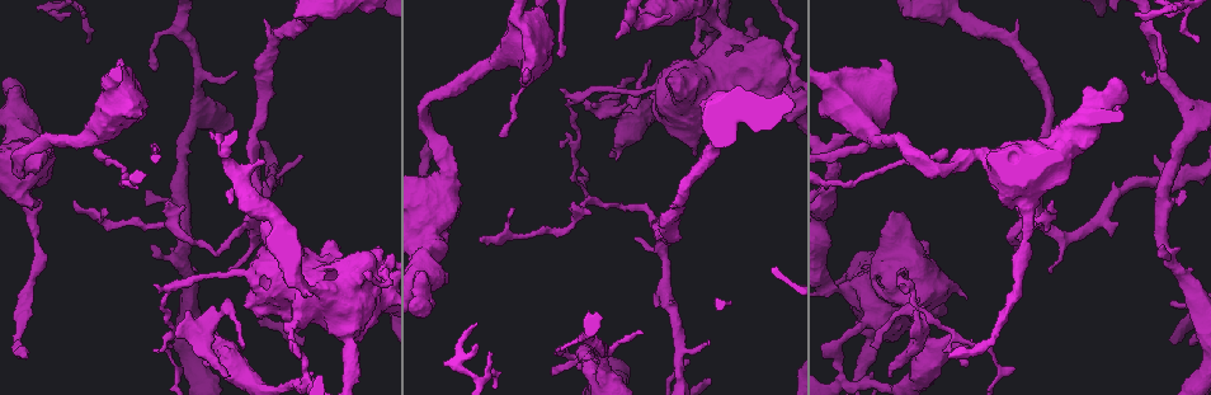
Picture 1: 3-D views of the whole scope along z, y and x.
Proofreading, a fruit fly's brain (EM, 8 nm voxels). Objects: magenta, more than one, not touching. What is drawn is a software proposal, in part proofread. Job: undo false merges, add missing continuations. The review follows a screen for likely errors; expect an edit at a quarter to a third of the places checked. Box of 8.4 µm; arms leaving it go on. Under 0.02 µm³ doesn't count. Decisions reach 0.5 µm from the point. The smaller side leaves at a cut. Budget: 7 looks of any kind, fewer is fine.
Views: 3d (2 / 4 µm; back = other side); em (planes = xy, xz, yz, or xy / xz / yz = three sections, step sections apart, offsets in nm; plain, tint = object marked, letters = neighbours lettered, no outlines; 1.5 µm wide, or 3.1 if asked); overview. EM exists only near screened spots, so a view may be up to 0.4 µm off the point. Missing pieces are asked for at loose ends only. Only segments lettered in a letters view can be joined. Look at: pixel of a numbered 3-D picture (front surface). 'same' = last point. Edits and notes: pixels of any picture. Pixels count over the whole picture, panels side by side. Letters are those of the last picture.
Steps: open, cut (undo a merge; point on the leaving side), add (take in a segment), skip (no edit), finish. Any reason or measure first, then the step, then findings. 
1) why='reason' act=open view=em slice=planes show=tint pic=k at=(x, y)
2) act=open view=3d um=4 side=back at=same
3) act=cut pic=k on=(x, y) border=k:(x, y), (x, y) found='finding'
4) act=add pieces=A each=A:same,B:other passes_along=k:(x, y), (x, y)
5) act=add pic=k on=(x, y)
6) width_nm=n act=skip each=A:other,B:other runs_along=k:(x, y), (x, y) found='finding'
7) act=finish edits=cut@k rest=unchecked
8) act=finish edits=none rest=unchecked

why='an open end' act=open view=em slice=planes show=plain pic=1 at=(632, 79)

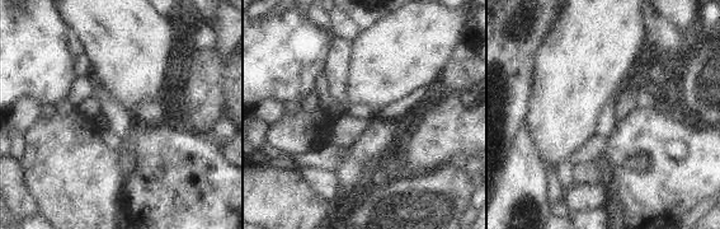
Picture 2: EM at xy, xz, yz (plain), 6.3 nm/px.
act=open view=em slice=planes show=letters at=same

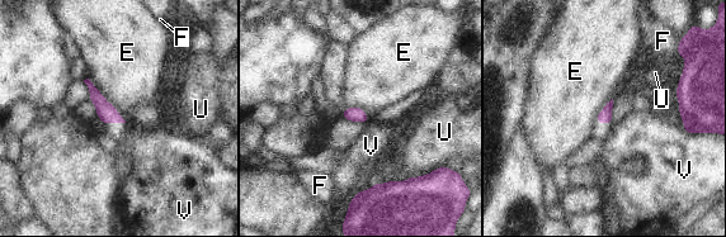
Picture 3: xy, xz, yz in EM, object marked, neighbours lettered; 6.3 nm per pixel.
act=skip each=E:other,F:other,U:other,V:other border=3:(88, 77), (126, 122) found='none of them fits'

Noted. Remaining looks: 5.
why='three arms meet' act=open view=em slice=yz step=4 show=tint pic=1 at=(306, 379)

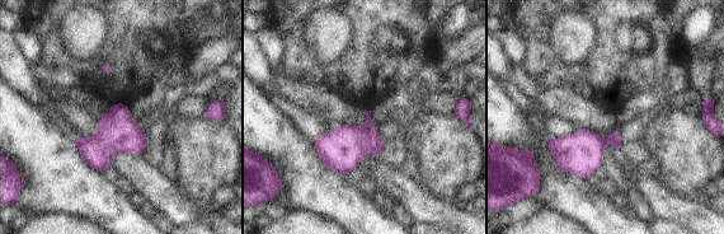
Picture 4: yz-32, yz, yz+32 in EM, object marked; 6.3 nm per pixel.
why='another direction' act=open view=em slice=planes show=letters at=same

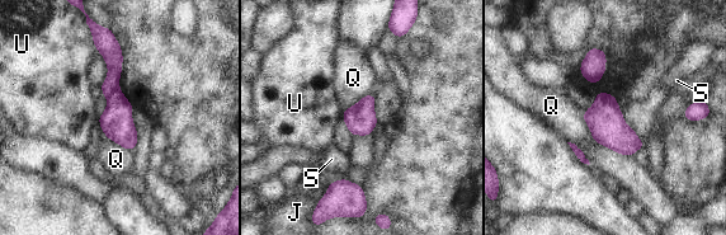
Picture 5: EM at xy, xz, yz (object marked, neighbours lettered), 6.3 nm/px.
act=cut pic=5 on=(116, 122) each=J:other,Q:other,S:other,U:other found='two neurons meet here'

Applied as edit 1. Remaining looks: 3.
why='an open end' act=open view=3d um=2 pic=1 at=(482, 240)

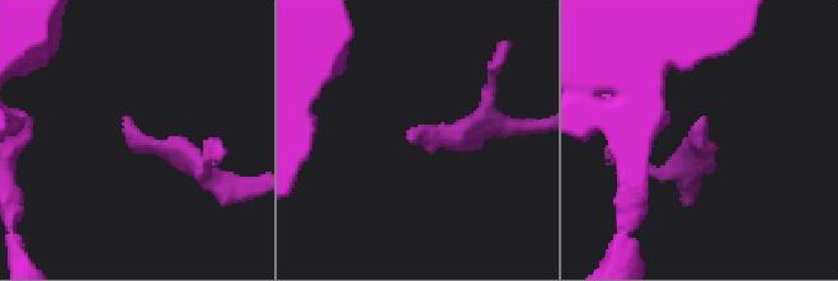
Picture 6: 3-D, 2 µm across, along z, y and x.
act=open view=em slice=planes show=letters pic=6 at=(125, 117)

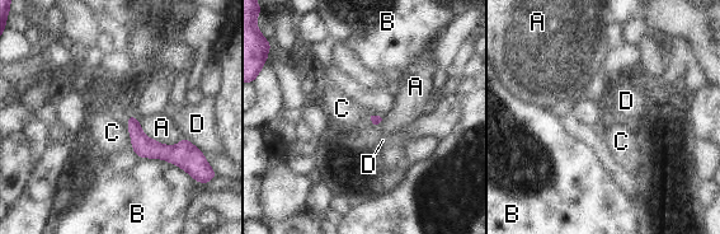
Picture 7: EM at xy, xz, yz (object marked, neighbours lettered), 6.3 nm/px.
act=skip each=A:other,B:other,C:other,D:other border=7:(126, 118), (133, 149) found='none of them fits'

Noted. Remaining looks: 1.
act=finish edits=cut@5 rest=unchecked

